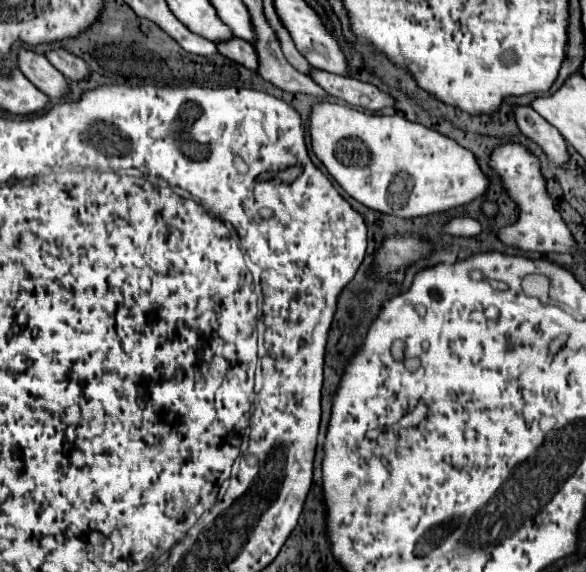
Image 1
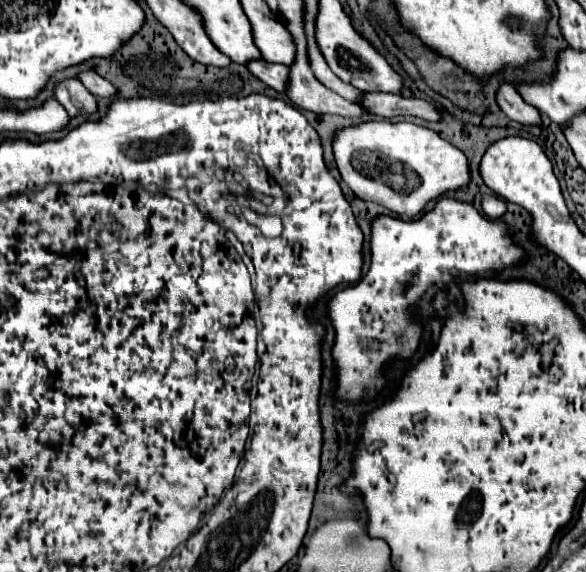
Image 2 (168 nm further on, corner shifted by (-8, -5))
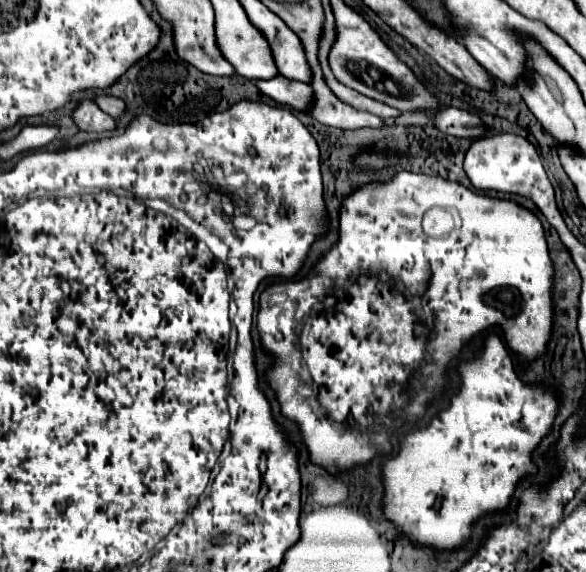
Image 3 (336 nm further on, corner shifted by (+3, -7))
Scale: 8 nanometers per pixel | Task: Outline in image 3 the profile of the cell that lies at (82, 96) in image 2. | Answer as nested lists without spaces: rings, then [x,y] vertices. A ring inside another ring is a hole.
[[[81,101],[73,113],[73,119],[83,131],[95,131],[95,133],[115,131],[115,119],[105,111],[101,111],[95,101]]]

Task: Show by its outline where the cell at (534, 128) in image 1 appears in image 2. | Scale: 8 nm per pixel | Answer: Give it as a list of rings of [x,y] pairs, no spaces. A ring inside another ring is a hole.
[[[502,85],[500,91],[498,91],[498,105],[500,109],[516,123],[522,123],[522,125],[536,125],[536,127],[542,127],[542,117],[540,113],[528,105],[520,93],[512,87],[512,85]]]

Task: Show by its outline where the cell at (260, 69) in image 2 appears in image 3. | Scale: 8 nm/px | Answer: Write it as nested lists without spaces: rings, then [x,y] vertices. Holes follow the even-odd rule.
[[[277,75],[269,81],[257,81],[257,87],[277,103],[289,105],[297,111],[309,111],[313,107],[313,89],[311,85],[287,79],[283,75]]]

